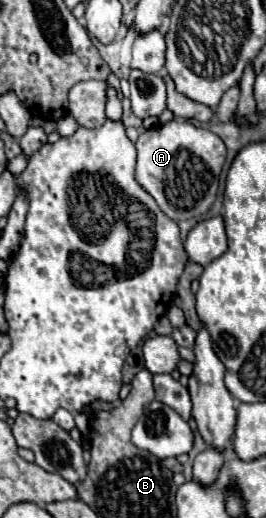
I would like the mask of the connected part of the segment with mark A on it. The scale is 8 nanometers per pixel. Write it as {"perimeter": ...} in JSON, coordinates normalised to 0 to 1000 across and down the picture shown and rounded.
{"perimeter":[[[643,232],[545,251],[508,274],[508,286],[508,347],[583,382],[598,402],[643,425],[680,429],[741,421],[793,402],[823,363],[831,320],[846,313],[846,278],[816,259],[741,247],[703,232]]]}

